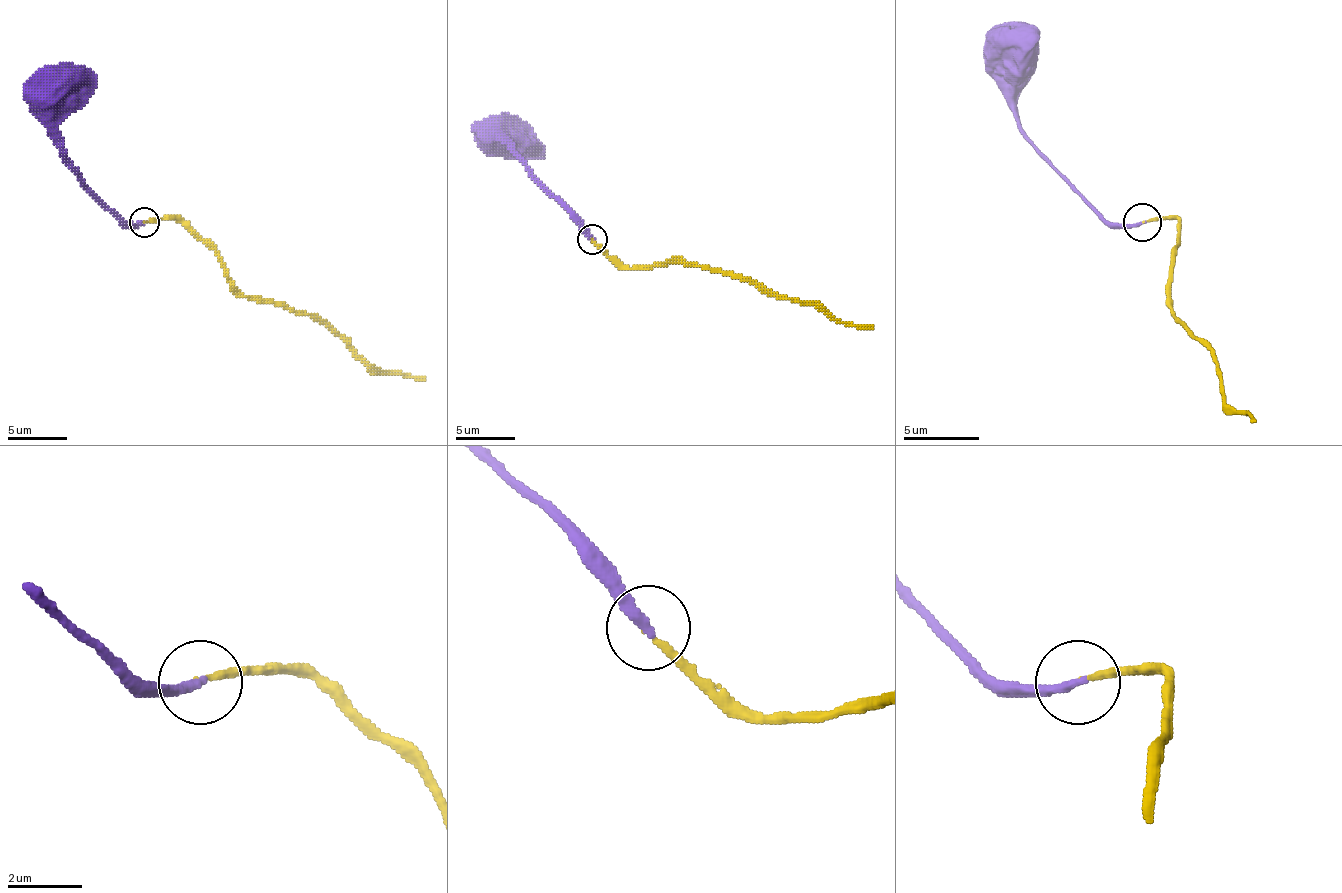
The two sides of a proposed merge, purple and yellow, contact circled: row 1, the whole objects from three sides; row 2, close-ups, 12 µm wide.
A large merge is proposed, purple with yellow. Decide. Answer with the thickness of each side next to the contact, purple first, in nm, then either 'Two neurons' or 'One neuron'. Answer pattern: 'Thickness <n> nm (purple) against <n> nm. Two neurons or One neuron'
Thickness 260 nm (purple) against 120 nm. One neuron

